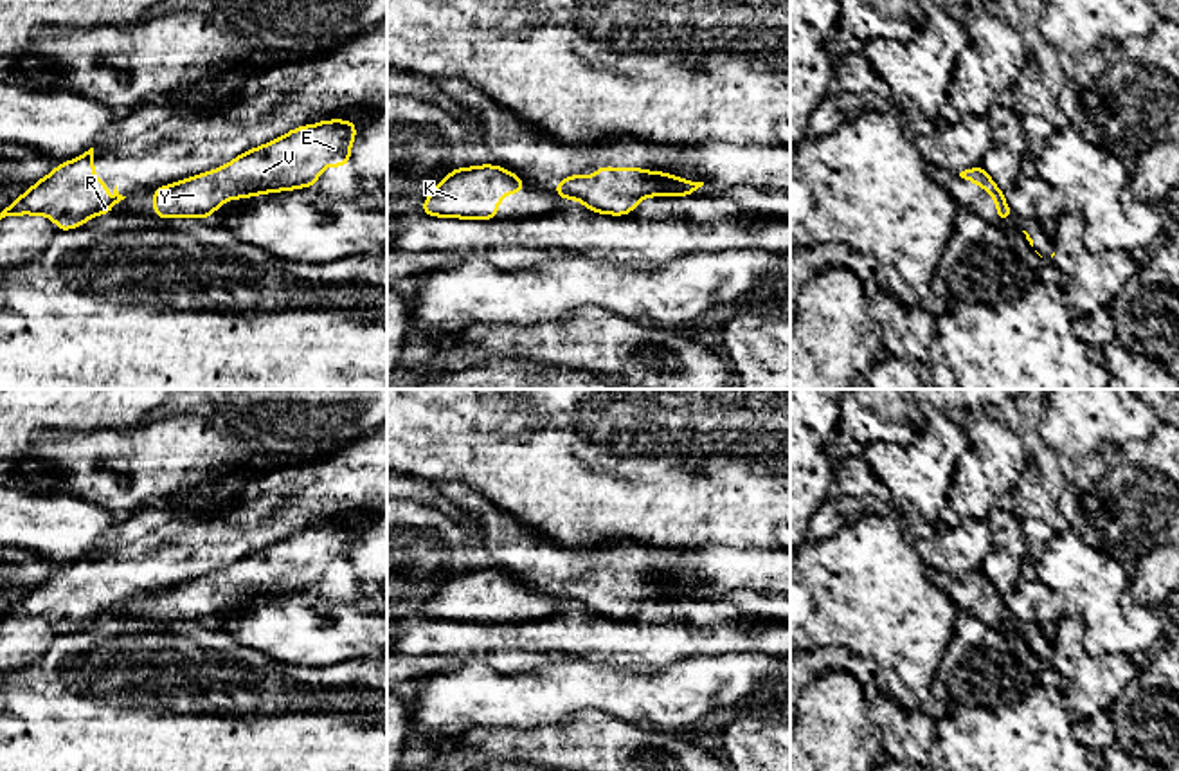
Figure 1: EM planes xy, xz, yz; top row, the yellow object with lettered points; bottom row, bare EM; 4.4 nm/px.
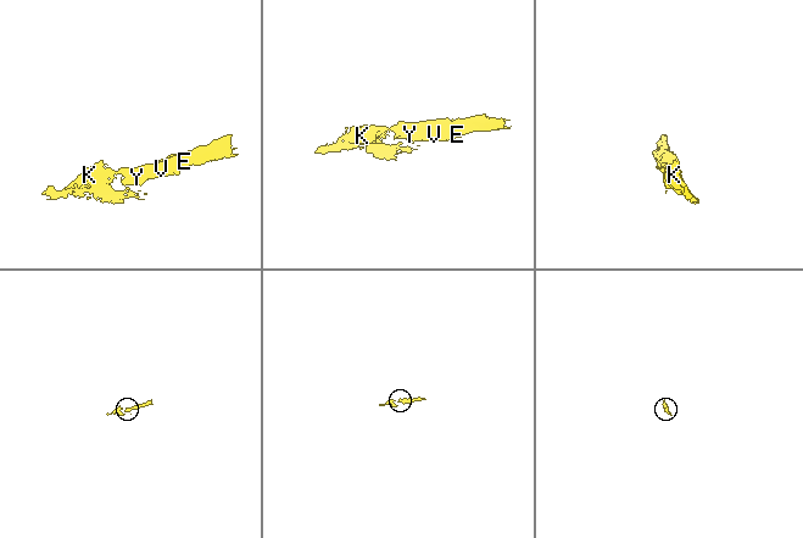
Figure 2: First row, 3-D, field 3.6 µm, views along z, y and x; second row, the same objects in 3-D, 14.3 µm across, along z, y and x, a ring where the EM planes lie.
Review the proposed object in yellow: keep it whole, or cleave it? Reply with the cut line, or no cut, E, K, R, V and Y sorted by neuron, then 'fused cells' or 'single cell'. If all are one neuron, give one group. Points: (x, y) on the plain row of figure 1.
xz (560, 598), (564, 602) | E V Y / K R | fused cells

